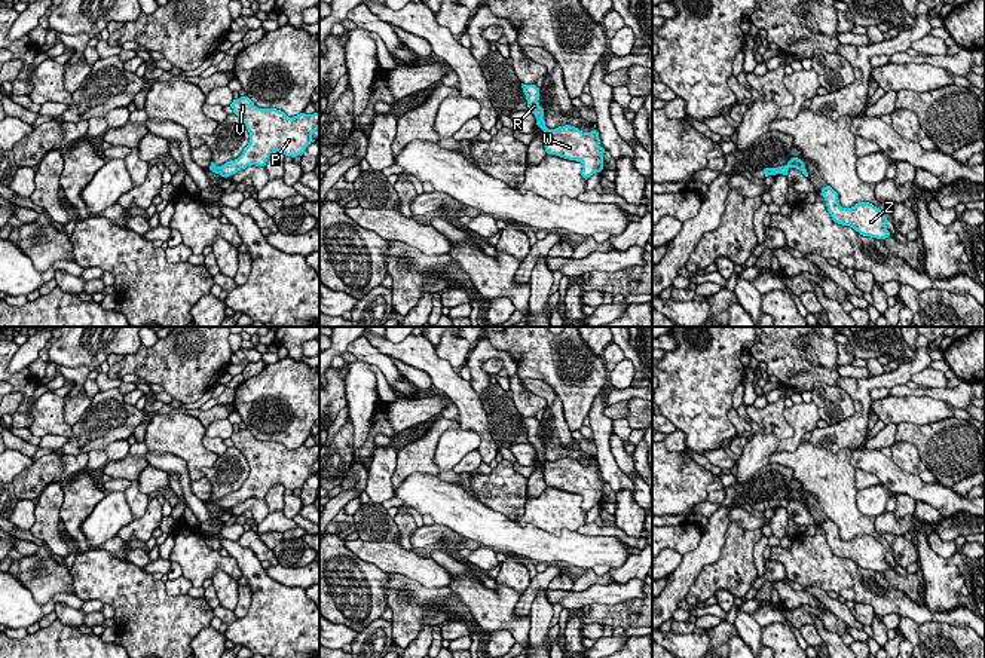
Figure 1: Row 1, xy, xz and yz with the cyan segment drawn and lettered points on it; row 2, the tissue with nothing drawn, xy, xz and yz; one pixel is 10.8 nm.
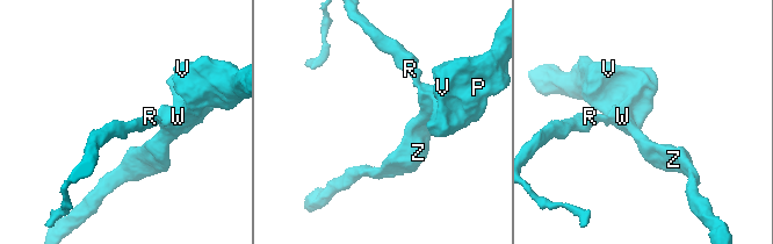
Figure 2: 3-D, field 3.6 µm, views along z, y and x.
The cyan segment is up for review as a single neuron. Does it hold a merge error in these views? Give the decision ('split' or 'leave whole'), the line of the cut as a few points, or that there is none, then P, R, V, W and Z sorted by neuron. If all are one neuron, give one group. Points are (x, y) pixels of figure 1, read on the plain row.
split; cut xz (545, 459), (543, 462); groups P V W Z / R

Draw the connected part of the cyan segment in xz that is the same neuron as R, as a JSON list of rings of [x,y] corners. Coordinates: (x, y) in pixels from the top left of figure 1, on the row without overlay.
[[[521,416],[521,420],[527,432],[527,440],[538,453],[536,457],[544,463],[547,459],[544,453],[544,441],[538,435],[539,420],[536,417],[523,417],[523,416]]]

